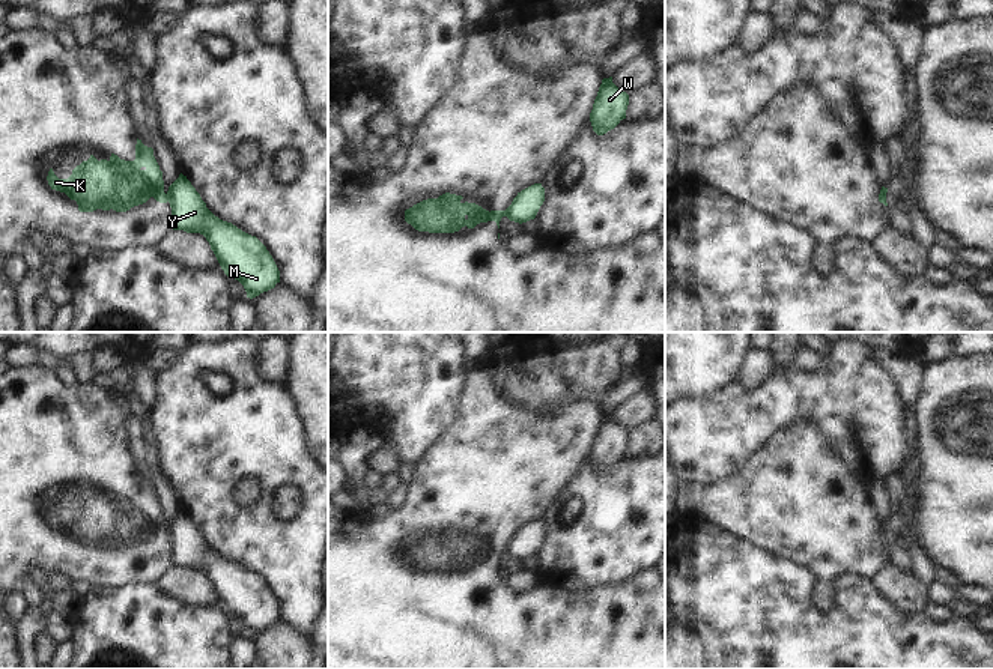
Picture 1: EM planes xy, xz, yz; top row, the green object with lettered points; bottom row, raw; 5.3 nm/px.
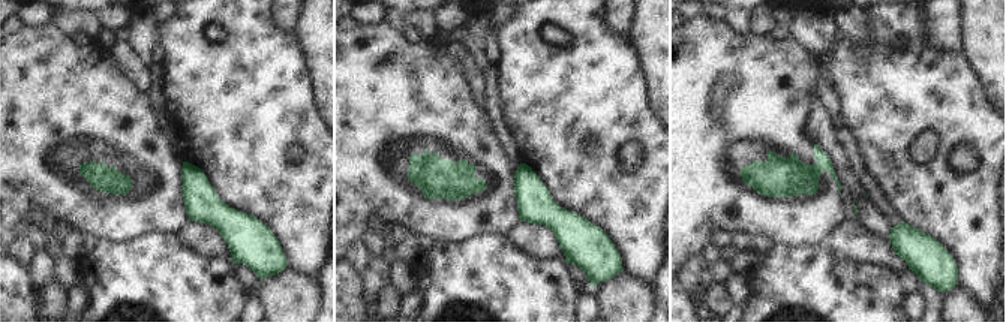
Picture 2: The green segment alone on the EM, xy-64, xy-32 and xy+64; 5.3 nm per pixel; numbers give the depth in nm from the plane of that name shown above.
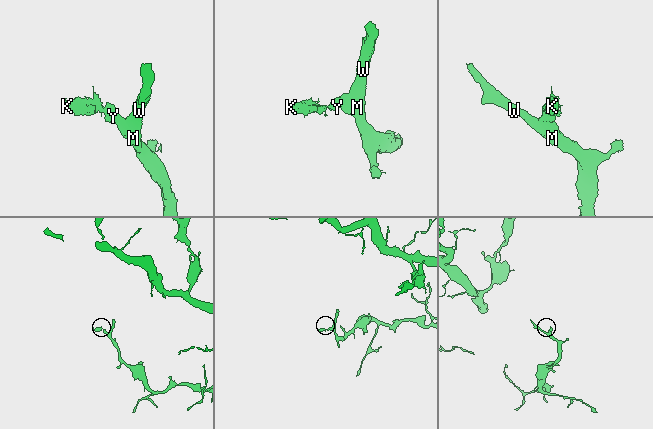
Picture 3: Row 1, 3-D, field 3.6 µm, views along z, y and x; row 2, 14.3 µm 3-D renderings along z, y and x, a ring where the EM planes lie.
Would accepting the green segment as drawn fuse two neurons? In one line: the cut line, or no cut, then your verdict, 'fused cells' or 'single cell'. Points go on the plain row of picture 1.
cut in xy along (166, 531), (169, 537); fused cells

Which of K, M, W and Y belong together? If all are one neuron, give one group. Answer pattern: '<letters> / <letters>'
K / M W Y

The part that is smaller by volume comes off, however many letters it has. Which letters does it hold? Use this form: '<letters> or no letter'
K

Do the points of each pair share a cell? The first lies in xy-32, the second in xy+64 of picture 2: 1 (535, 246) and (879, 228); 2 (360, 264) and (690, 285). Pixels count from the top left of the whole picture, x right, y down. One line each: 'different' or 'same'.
1: different
2: same

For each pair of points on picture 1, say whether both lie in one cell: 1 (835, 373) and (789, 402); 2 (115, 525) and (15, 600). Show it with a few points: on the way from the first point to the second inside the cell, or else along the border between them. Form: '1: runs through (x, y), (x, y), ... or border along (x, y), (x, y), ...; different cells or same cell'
1: runs through (823, 385), (811, 397), (801, 397); same cell
2: border along (15, 588), (18, 590); different cells

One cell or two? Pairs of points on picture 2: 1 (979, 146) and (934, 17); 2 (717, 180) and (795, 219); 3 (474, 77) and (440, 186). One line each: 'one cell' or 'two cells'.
1: two cells
2: one cell
3: two cells

